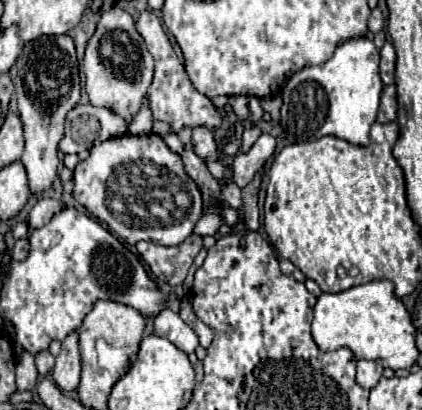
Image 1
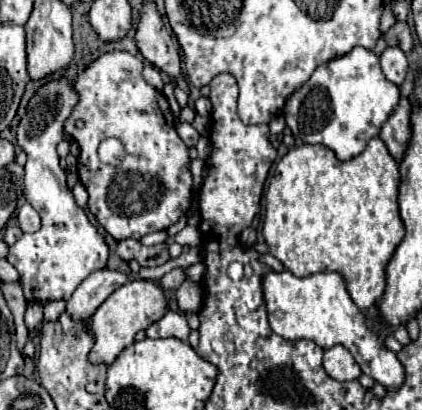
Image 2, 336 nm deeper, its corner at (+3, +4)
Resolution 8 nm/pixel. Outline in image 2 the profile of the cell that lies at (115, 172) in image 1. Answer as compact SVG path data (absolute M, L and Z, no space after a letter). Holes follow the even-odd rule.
M113 50L99 56L79 74L75 88L81 100L75 106L69 120L65 122L65 132L69 132L77 140L81 150L77 170L81 184L89 192L87 208L97 218L99 226L103 226L103 230L111 234L115 240L139 238L151 232L167 230L191 208L191 200L193 200L189 148L183 144L183 140L179 140L179 134L175 130L175 116L169 108L167 98L163 96L163 92L155 90L143 80L141 70L143 70L143 60L139 60L129 52ZM107 136L115 136L125 144L127 154L117 166L105 166L97 158L97 146Z

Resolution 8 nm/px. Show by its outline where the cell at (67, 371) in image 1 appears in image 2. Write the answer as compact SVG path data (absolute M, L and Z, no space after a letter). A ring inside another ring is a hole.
M97 270L87 276L67 302L67 312L75 320L89 320L103 300L119 286L129 282L129 276L119 270Z

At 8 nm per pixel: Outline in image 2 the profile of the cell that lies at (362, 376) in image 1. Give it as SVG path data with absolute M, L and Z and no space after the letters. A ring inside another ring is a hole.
M333 346L323 354L323 368L335 380L357 380L361 374L359 364L343 346Z

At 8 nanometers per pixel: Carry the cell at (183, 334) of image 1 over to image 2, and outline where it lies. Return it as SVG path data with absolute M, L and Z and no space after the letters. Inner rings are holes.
M169 310L161 320L157 320L155 324L151 324L145 334L147 338L179 338L183 342L187 342L189 338L189 324L185 320L185 314L179 314L179 312L173 312Z

